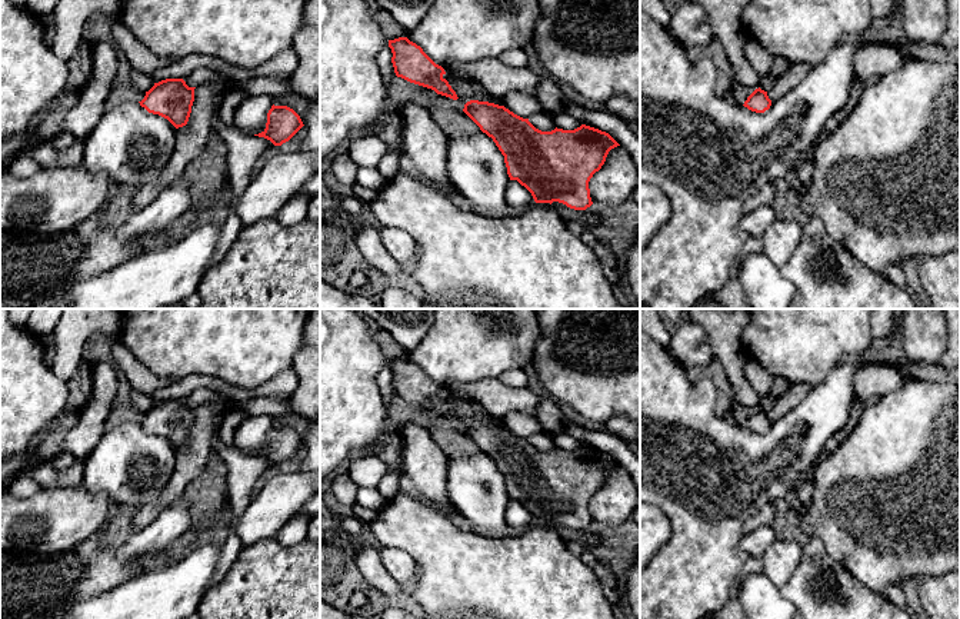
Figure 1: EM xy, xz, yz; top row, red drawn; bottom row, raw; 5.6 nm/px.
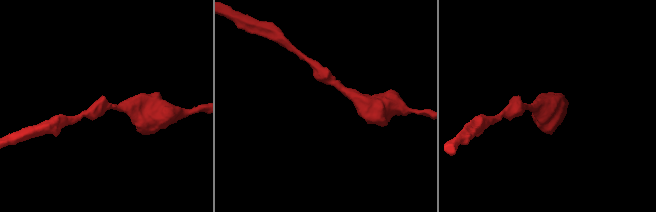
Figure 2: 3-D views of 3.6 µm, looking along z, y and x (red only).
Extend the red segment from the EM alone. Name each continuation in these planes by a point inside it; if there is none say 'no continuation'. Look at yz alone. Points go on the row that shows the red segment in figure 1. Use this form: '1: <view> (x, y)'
no continuation

